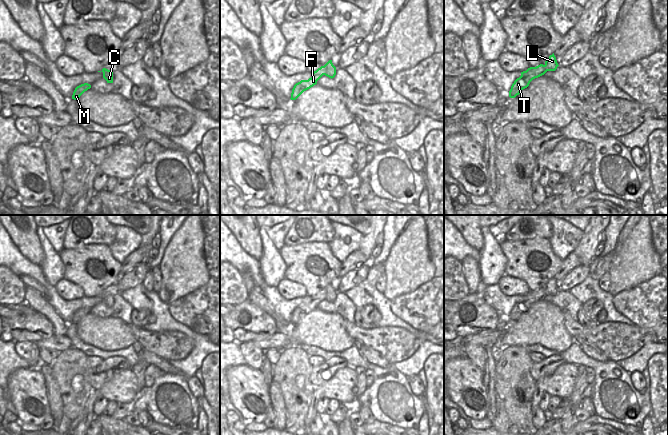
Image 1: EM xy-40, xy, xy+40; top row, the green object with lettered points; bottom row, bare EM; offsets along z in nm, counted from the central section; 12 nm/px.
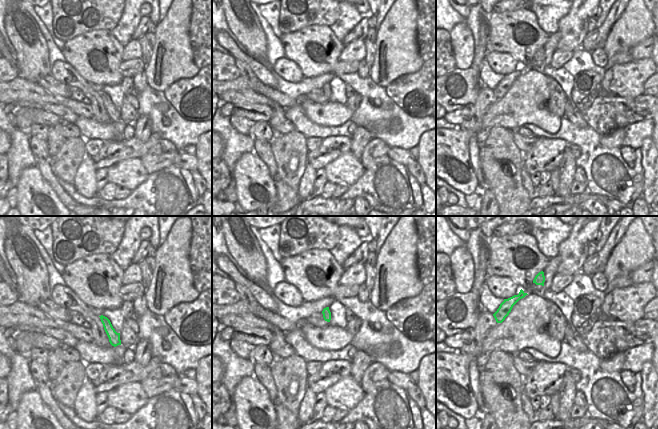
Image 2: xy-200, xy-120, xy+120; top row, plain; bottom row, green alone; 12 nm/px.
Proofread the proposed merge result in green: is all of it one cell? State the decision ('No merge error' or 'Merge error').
Merge error.

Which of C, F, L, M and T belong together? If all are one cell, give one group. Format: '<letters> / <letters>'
C L / F M T

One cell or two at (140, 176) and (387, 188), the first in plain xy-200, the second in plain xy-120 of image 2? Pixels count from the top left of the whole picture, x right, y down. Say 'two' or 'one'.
two

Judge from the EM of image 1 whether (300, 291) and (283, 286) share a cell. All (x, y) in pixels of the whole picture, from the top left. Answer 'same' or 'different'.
same

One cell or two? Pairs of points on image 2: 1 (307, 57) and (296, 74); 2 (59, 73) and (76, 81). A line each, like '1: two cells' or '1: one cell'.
1: two cells
2: one cell

